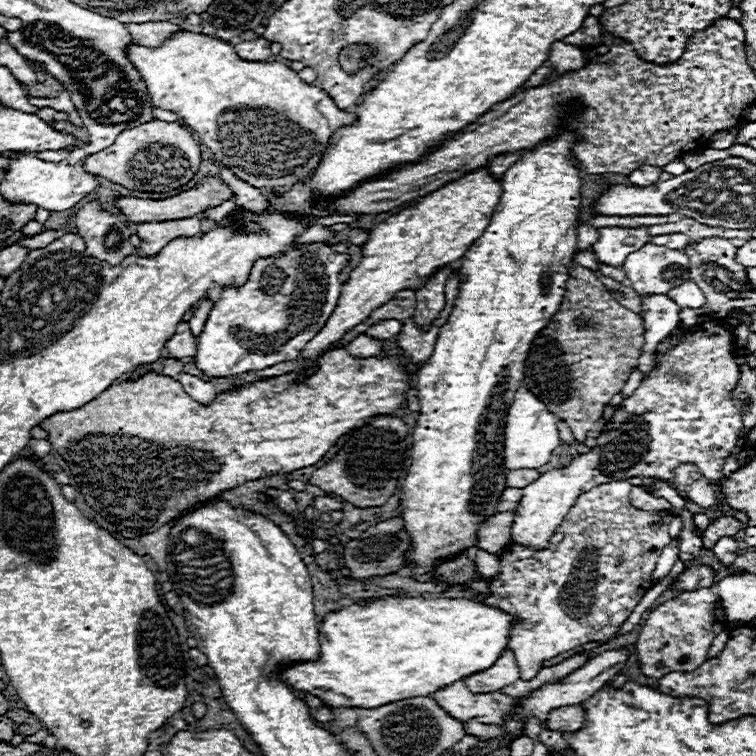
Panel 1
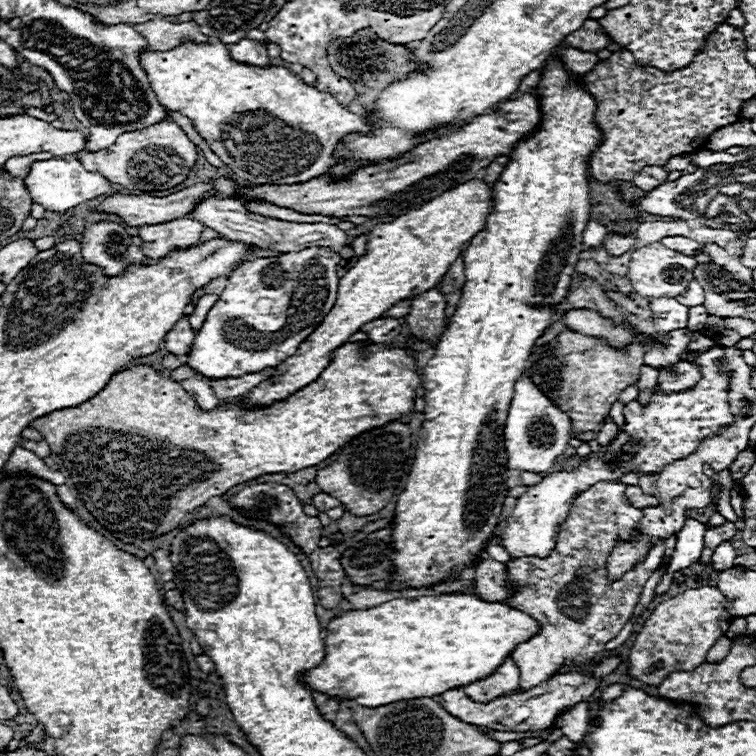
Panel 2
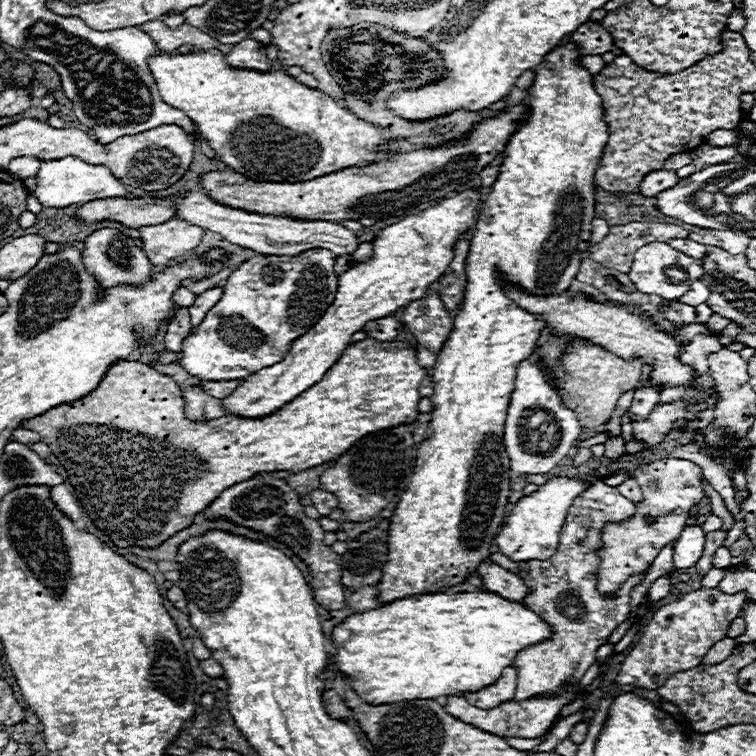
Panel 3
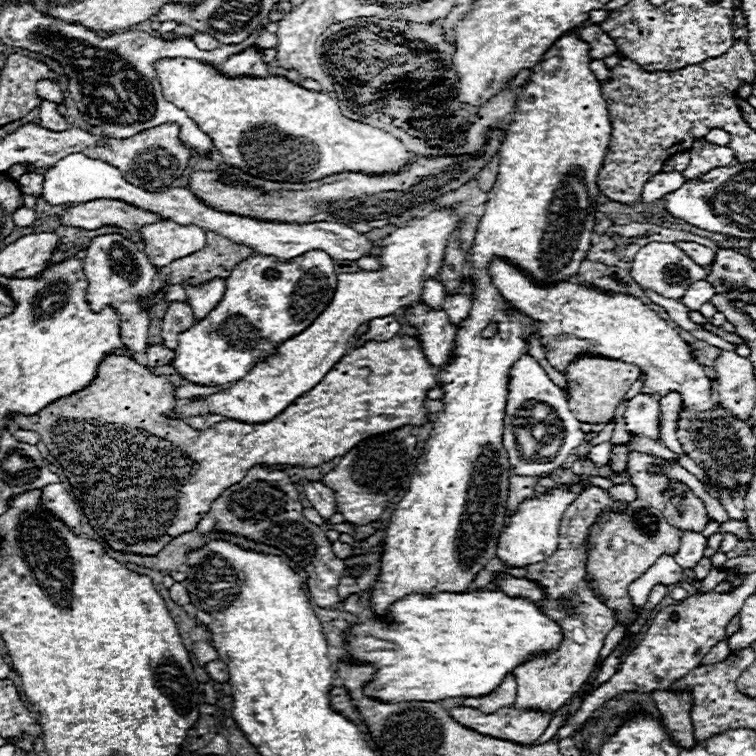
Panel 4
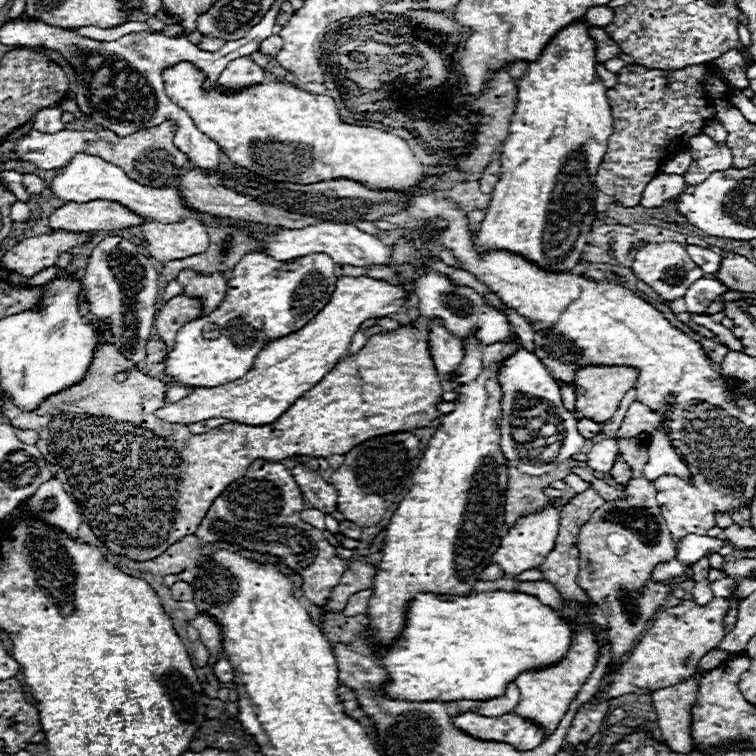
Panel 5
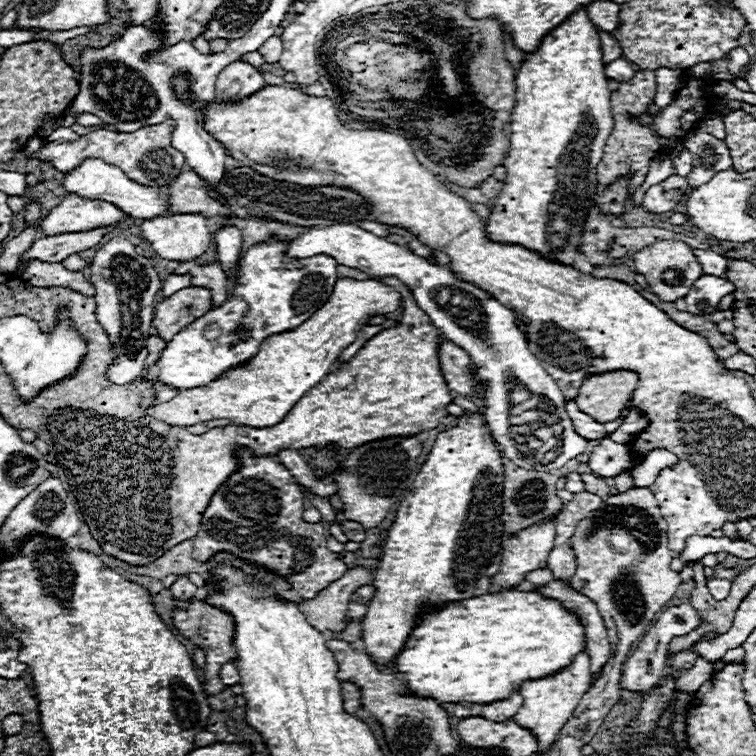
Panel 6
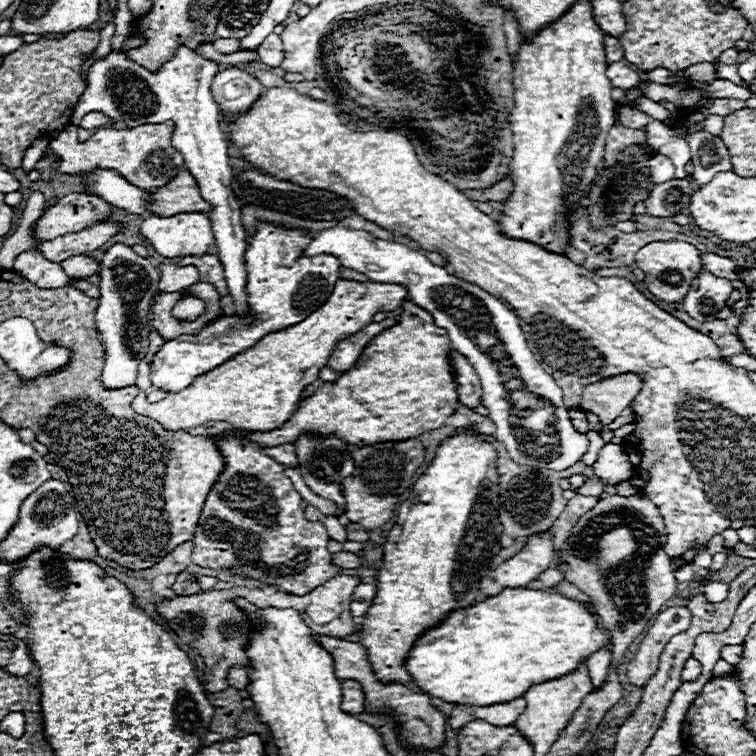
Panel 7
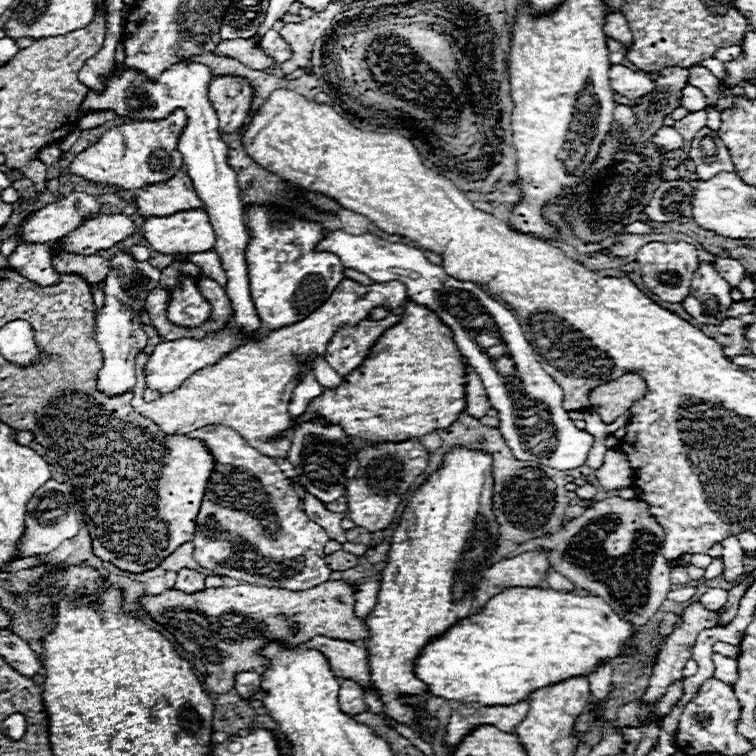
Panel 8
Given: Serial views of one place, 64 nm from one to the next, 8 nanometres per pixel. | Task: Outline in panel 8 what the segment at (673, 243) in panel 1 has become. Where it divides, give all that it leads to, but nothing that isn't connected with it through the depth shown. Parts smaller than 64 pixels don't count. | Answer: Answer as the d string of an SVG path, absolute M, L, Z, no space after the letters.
M714 256L712 262L716 264L716 270L720 272L720 276L724 276L728 280L728 284L732 284L732 288L738 288L740 280L744 280L744 276L746 276L744 266L734 258L718 258L718 256Z

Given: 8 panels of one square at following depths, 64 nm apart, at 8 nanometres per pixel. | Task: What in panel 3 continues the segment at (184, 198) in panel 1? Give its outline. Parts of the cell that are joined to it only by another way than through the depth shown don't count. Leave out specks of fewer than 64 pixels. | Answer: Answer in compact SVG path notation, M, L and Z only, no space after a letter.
M98 198L98 200L86 202L84 206L80 206L76 210L76 218L82 224L112 220L112 222L120 222L126 228L138 230L140 226L152 226L152 224L160 224L164 220L174 218L174 210L172 210L170 198Z

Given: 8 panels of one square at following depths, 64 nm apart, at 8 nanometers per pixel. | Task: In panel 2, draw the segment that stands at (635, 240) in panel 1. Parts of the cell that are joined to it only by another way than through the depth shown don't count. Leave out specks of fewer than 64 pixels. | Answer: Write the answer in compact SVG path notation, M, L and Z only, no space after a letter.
M608 234L604 242L606 242L608 252L614 256L620 256L624 250L630 250L636 244L632 236L618 236L618 234Z

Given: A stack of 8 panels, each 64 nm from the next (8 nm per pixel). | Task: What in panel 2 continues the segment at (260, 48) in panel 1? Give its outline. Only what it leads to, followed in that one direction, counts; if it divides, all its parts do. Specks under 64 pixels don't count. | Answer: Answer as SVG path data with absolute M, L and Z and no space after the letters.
M244 38L244 40L240 40L240 42L230 46L230 58L234 62L240 62L240 64L266 68L266 66L270 66L266 46L268 46L268 42L258 42L258 40Z

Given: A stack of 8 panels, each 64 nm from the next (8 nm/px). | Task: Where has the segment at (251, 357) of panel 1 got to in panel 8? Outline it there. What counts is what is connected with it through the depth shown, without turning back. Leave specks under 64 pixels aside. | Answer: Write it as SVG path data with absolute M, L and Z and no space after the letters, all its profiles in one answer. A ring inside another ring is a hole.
M250 206L244 216L250 232L246 246L250 292L262 320L260 332L278 330L304 320L320 308L344 280L344 266L338 256L316 250L320 240L328 234L326 228L318 222L286 214L276 206ZM228 326L222 334L206 338L206 340L190 340L190 338L180 338L172 342L160 342L154 352L148 356L148 362L144 366L144 376L146 376L146 386L150 390L156 390L160 394L172 392L172 388L178 388L192 372L214 364L218 358L222 358L226 352L230 352L236 346L236 336L232 328Z

